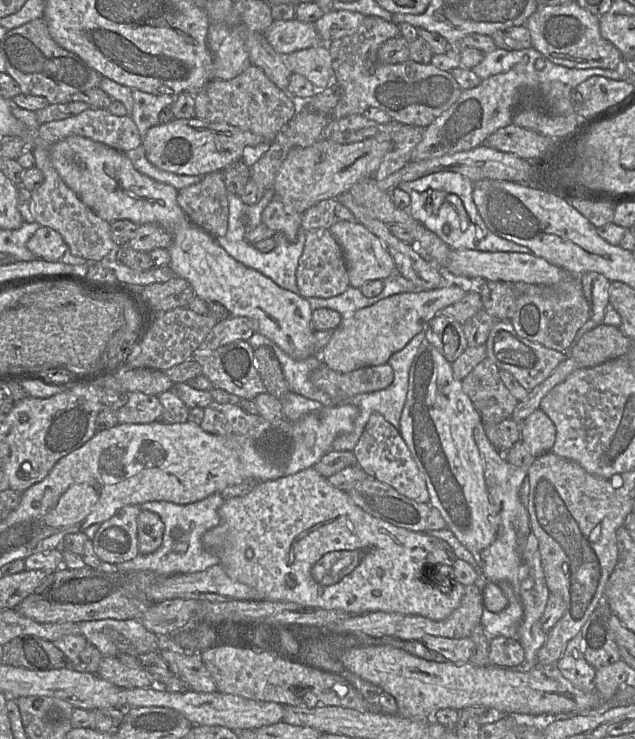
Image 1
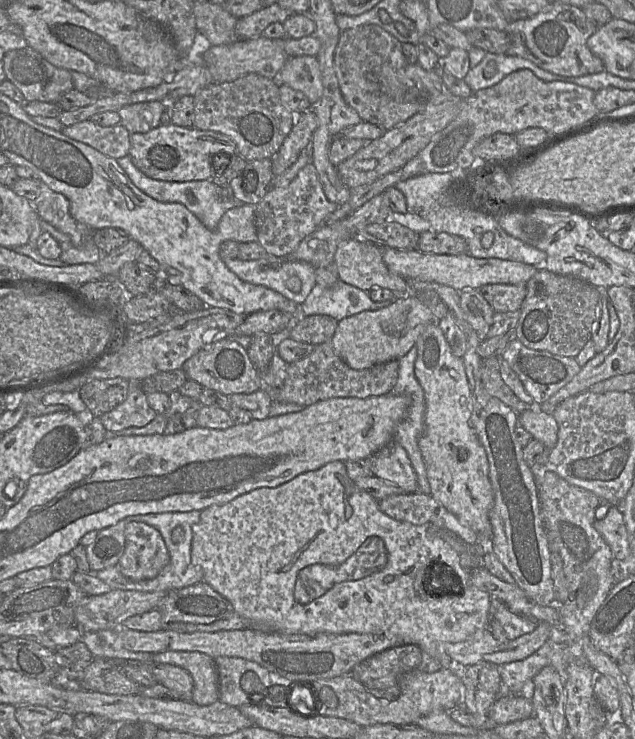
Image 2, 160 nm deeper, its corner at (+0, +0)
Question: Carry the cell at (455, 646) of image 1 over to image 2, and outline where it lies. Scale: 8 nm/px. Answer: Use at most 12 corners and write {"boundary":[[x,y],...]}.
{"boundary":[[537,622],[531,633],[506,643],[490,629],[447,643],[455,666],[496,666],[523,660],[549,640],[552,627]]}

